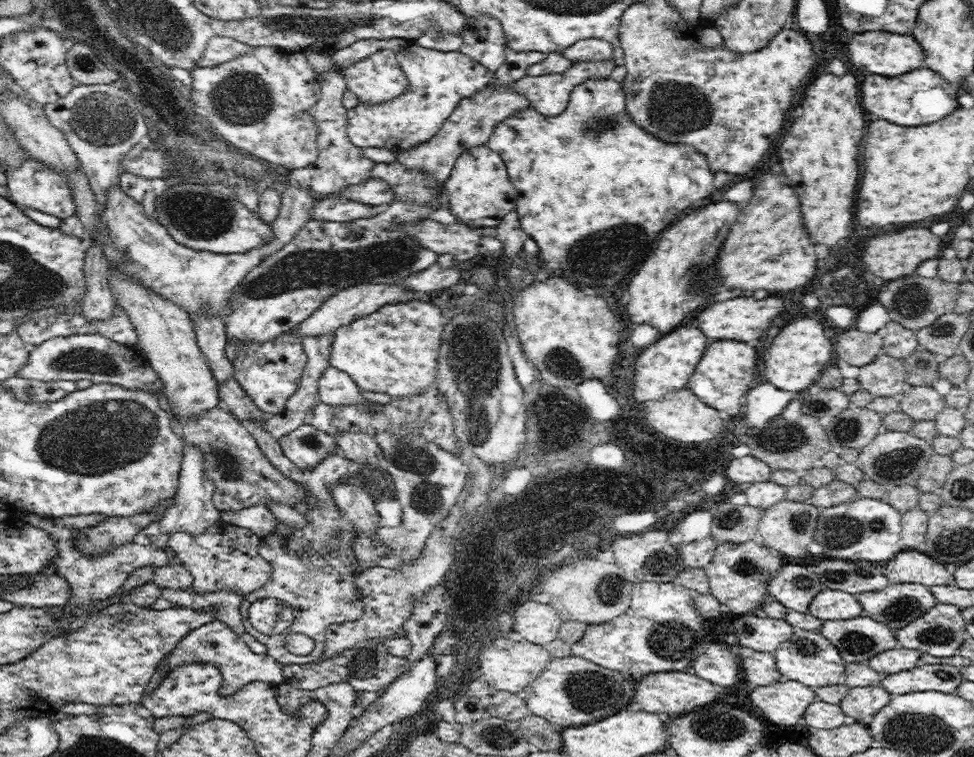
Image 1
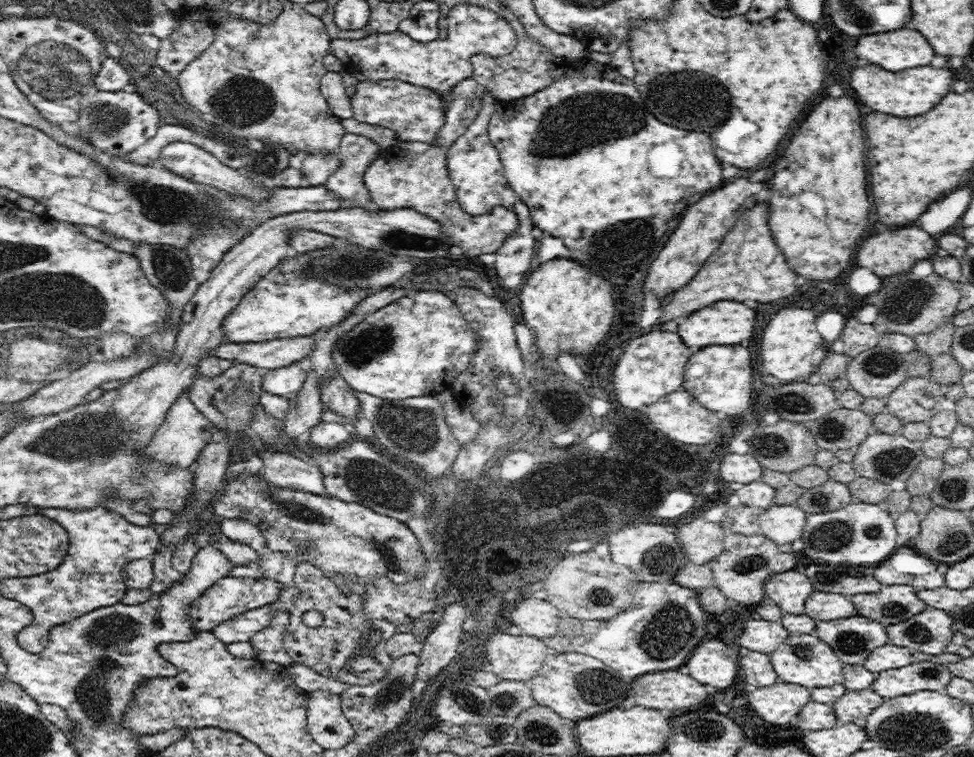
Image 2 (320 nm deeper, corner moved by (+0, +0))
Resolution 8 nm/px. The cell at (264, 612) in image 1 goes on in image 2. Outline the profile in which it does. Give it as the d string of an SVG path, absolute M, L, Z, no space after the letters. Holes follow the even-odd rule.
M300 562L295 570L293 585L299 590L293 609L289 612L289 624L282 630L284 642L291 662L304 664L322 676L342 680L350 685L369 685L382 680L390 670L394 660L387 654L385 646L388 639L394 635L396 626L384 619L368 619L362 607L362 595L354 592L344 592L313 563ZM309 610L320 611L324 615L324 622L318 628L310 628L302 622L303 614Z

